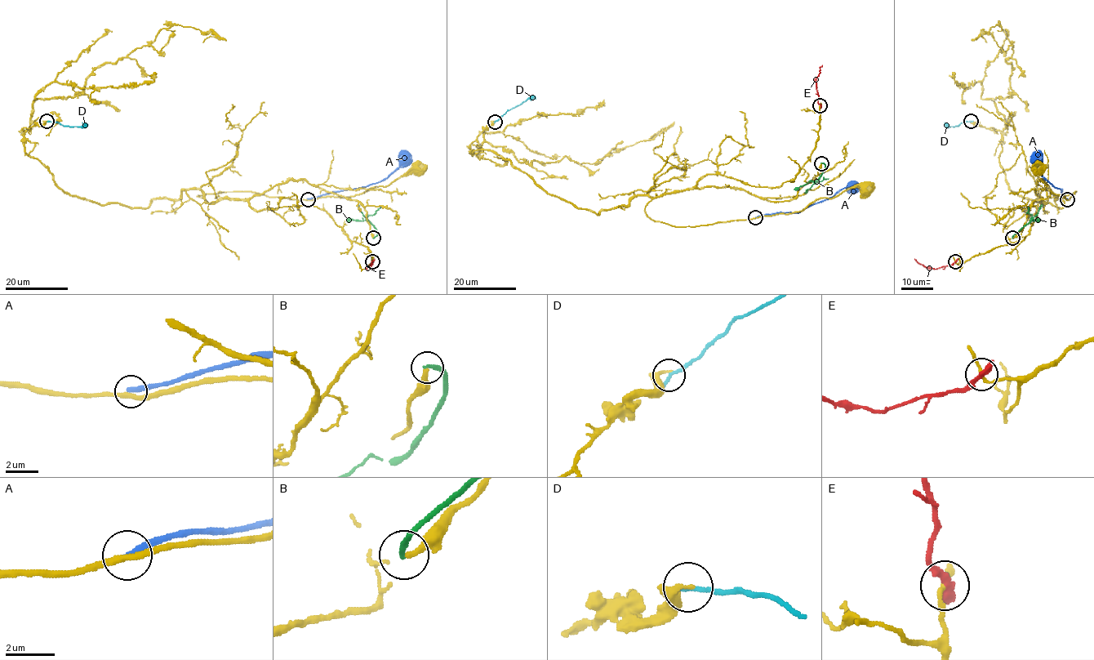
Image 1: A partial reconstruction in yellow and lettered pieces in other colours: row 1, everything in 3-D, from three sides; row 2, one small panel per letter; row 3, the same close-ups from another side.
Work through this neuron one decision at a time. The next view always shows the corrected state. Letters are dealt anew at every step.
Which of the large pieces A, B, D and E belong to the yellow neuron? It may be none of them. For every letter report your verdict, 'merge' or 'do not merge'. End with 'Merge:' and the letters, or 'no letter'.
A: do not merge
B: do not merge
D: do not merge
E: do not merge
Merge: no letter

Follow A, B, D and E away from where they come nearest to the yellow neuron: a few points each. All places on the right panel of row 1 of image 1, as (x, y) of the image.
A: (1067, 198), (1061, 189), (1056, 188), (1036, 167), (1037, 151)
B: (1012, 238), (1030, 220), (1038, 220)
D: (971, 121), (956, 127), (946, 124)
E: (955, 262), (936, 269), (927, 268), (914, 259)

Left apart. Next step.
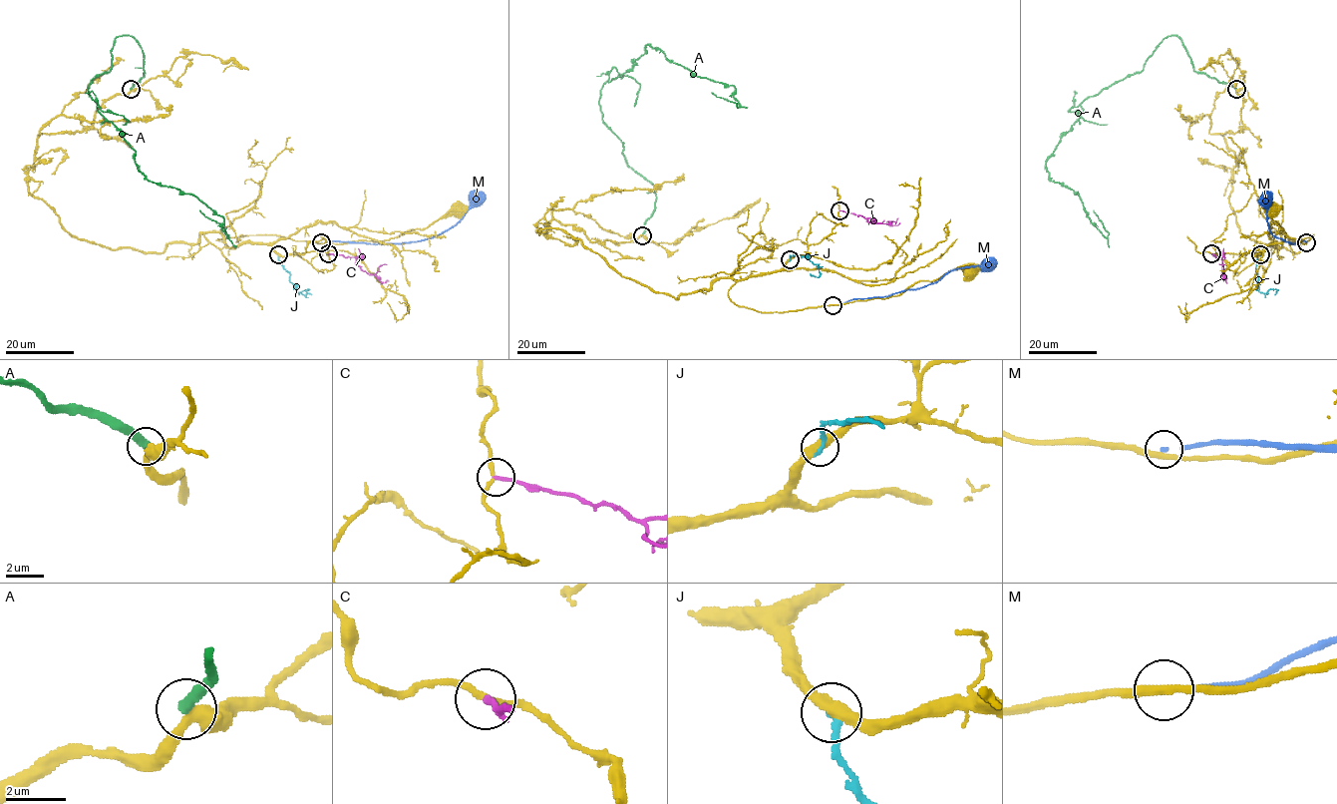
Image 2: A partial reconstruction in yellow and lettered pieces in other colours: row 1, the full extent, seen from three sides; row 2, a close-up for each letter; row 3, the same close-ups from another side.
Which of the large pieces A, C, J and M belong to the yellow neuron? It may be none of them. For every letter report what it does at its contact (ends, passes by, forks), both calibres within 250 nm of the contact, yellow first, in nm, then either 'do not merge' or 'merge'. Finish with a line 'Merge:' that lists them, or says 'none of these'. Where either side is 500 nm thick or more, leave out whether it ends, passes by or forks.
A: it ends there; 380 nm thick on the yellow side, 360 nm on the other; do not merge
C: it ends there; 200 nm thick on the yellow side, 200 nm on the other; do not merge
J: it ends there; 440 nm thick on the yellow side, 280 nm on the other; do not merge
M: it ends there; 300 nm thick on the yellow side, 130 nm on the other; do not merge
Merge: none of these

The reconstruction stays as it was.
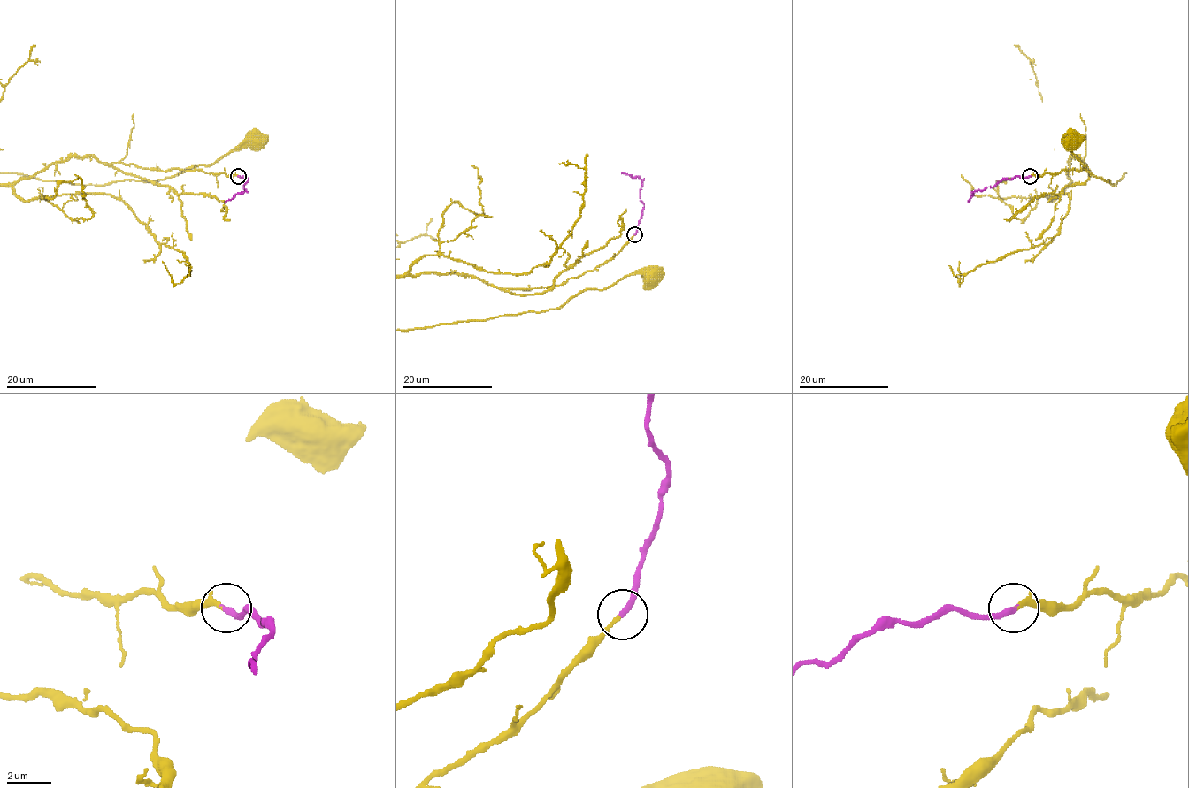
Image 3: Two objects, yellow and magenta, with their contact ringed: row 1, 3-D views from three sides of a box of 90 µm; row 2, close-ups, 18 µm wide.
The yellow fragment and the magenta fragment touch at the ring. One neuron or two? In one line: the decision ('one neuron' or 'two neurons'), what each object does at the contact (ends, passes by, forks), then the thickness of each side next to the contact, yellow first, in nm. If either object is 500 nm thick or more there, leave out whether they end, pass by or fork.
one neuron; yellow ends; magenta ends; calibres 170 and 280 nm

